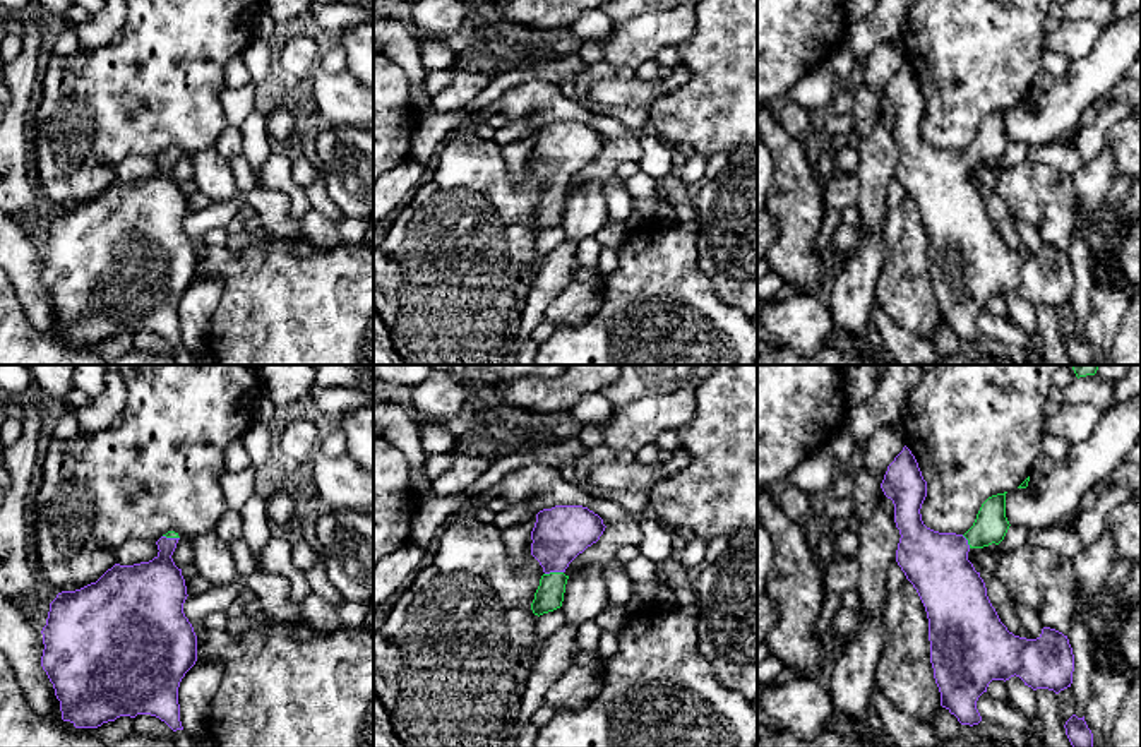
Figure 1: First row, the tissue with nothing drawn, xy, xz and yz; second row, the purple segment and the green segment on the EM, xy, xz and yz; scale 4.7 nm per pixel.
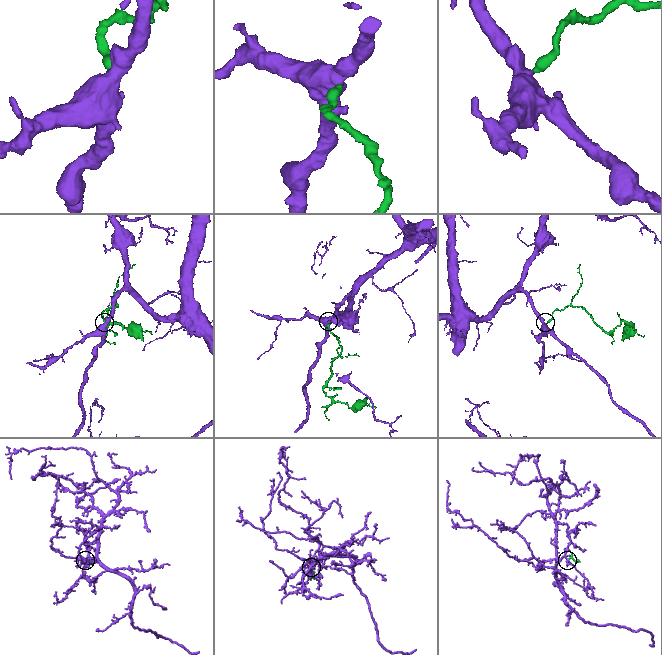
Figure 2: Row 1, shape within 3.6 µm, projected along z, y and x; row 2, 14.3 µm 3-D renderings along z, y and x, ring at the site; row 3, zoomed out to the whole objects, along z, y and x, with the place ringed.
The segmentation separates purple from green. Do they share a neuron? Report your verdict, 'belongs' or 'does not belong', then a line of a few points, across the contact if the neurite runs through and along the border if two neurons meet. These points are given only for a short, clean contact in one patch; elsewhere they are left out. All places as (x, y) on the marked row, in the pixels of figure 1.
belongs | xz (561, 533), (554, 547), (554, 571), (549, 597)

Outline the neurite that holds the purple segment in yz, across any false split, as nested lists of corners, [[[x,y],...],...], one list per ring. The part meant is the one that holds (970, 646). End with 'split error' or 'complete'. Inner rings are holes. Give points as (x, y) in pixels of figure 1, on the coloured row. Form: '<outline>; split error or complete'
[[[903,451],[887,466],[881,488],[894,504],[894,523],[899,529],[896,562],[906,579],[917,589],[929,619],[930,663],[941,692],[941,706],[958,718],[961,725],[978,725],[982,716],[977,709],[978,697],[987,692],[992,680],[1019,677],[1025,685],[1048,689],[1059,694],[1071,687],[1074,654],[1067,636],[1043,627],[1036,639],[1014,636],[1001,622],[992,607],[980,572],[968,560],[971,548],[999,545],[1007,529],[1006,493],[989,497],[965,535],[939,533],[922,521],[922,504],[927,497],[927,481],[911,451]]]; split error

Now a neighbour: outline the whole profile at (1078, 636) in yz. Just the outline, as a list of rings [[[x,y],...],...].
[[[1074,617],[1067,639],[1074,654],[1074,672],[1072,672],[1072,684],[1071,684],[1071,689],[1076,697],[1074,714],[1078,718],[1083,718],[1086,701],[1091,694],[1095,660],[1091,654],[1091,641],[1088,636],[1088,627],[1079,617]]]

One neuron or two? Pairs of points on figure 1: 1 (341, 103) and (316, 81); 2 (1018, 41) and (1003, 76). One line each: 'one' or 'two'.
1: one
2: one

